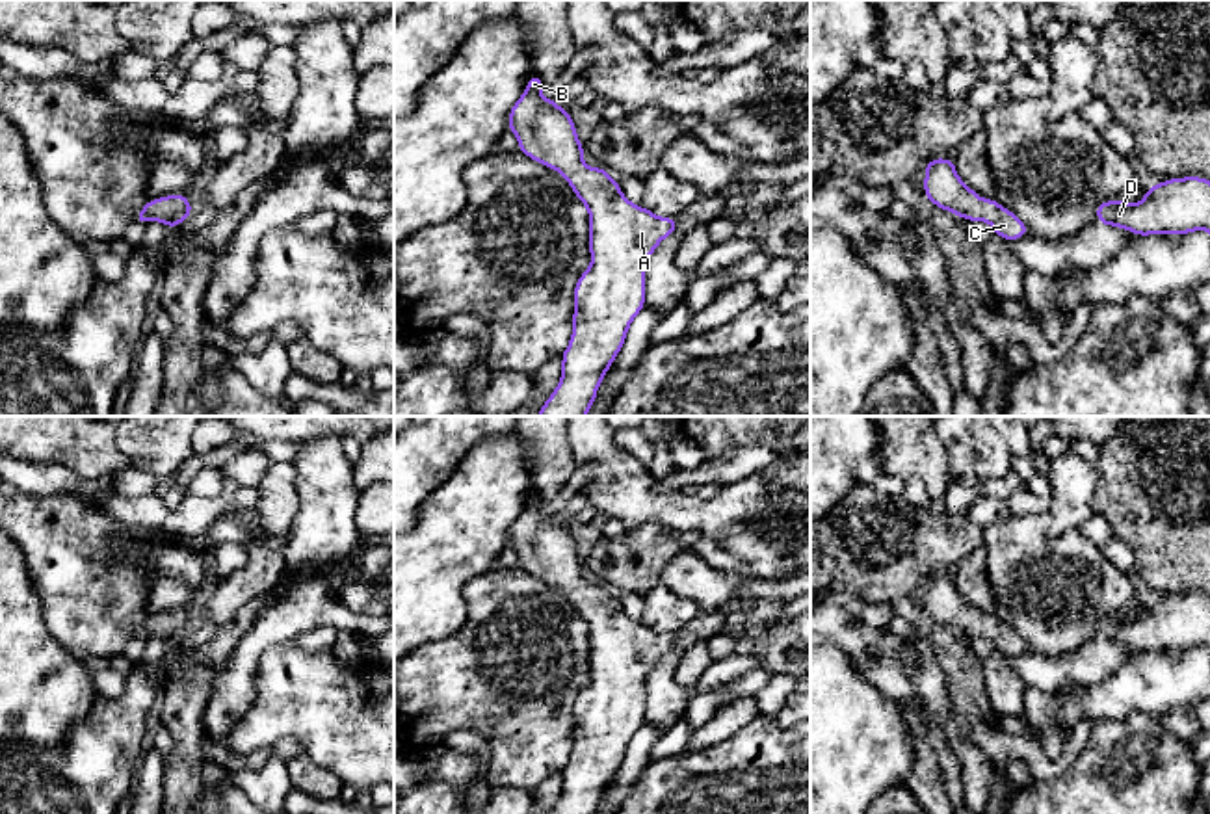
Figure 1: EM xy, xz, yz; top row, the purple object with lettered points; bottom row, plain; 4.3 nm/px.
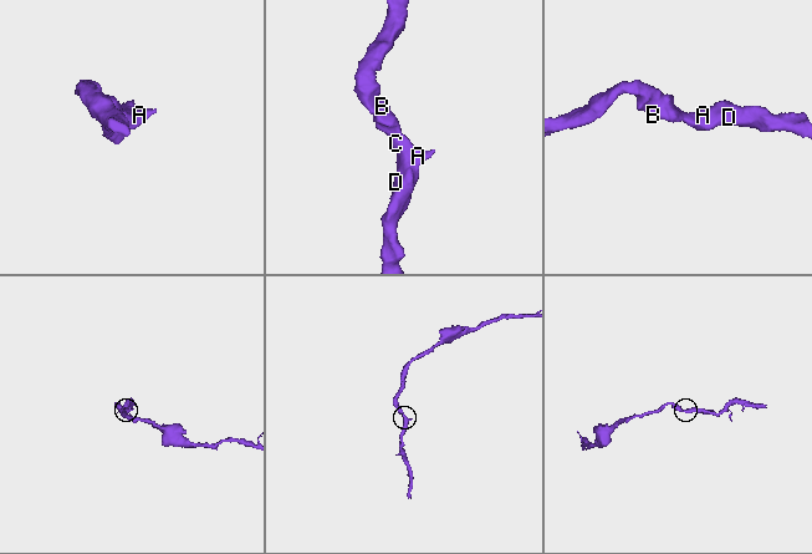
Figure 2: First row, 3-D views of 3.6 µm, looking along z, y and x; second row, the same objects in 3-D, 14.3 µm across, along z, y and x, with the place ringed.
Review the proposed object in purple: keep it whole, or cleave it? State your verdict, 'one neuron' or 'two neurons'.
one neuron

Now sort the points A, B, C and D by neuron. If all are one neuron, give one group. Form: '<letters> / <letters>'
A B C D

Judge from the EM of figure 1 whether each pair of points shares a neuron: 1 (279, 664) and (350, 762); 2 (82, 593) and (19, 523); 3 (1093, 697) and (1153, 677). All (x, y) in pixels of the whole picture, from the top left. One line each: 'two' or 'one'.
1: one
2: one
3: one

